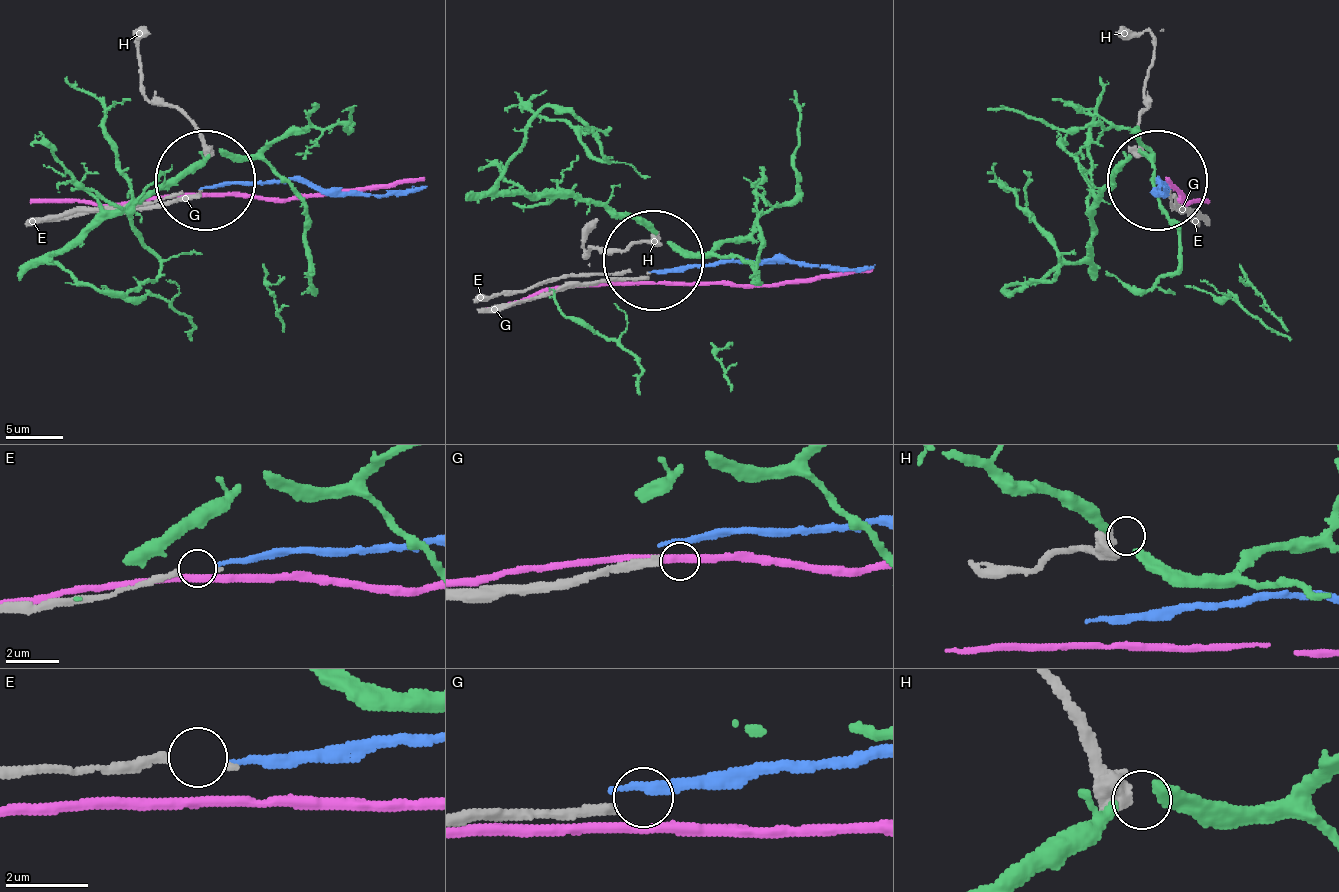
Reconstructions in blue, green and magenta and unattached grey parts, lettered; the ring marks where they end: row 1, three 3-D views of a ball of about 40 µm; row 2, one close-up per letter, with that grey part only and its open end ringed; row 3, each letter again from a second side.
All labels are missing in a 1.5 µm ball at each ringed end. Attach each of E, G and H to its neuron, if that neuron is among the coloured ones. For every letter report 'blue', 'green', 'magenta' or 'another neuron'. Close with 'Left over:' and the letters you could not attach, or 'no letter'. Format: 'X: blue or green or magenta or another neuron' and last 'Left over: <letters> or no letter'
E: blue
G: another neuron
H: another neuron
Left over: G, H

